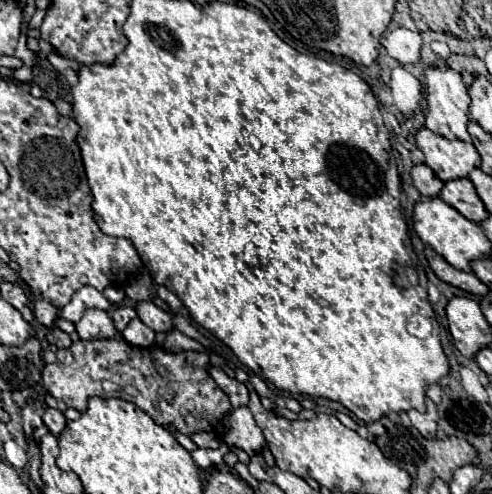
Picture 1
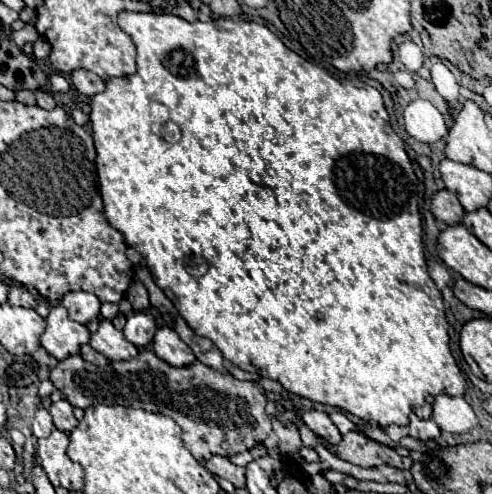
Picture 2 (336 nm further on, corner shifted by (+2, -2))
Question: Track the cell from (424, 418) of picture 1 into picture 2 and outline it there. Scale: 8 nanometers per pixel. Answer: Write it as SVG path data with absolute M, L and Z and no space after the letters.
M411 415L411 423L409 423L409 435L415 435L423 441L427 439L437 439L439 437L439 427L433 423L433 419L419 419L415 415Z

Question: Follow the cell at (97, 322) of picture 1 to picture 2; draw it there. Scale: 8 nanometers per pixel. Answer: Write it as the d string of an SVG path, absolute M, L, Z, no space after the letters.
M101 319L101 325L97 329L97 333L91 335L91 347L95 351L99 351L101 355L109 357L111 361L127 361L127 359L135 359L139 349L129 343L125 339L125 335L121 331L117 331L113 327L111 321Z

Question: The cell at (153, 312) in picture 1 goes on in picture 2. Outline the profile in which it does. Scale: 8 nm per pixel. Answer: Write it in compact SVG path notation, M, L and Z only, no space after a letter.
M169 327L157 329L157 335L153 339L153 351L159 359L163 359L165 363L169 363L173 367L187 367L197 361L193 351Z

